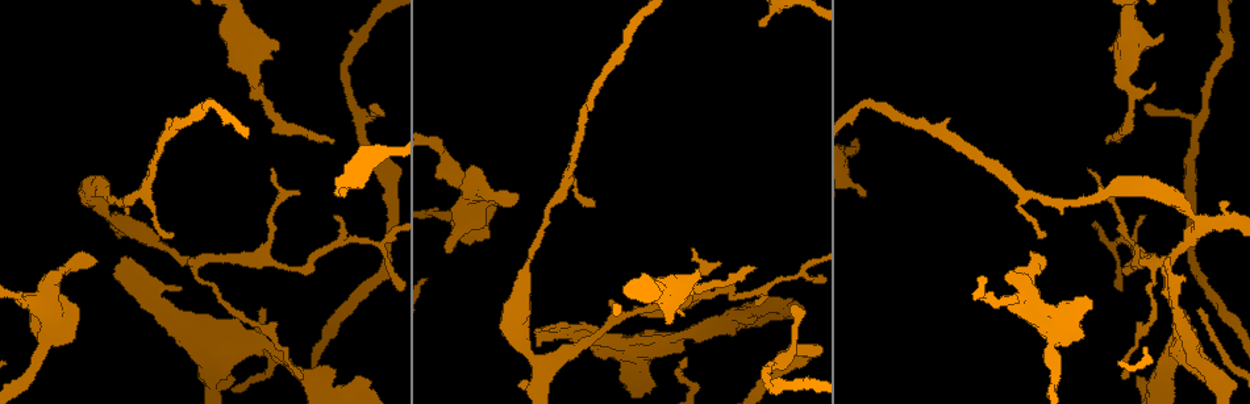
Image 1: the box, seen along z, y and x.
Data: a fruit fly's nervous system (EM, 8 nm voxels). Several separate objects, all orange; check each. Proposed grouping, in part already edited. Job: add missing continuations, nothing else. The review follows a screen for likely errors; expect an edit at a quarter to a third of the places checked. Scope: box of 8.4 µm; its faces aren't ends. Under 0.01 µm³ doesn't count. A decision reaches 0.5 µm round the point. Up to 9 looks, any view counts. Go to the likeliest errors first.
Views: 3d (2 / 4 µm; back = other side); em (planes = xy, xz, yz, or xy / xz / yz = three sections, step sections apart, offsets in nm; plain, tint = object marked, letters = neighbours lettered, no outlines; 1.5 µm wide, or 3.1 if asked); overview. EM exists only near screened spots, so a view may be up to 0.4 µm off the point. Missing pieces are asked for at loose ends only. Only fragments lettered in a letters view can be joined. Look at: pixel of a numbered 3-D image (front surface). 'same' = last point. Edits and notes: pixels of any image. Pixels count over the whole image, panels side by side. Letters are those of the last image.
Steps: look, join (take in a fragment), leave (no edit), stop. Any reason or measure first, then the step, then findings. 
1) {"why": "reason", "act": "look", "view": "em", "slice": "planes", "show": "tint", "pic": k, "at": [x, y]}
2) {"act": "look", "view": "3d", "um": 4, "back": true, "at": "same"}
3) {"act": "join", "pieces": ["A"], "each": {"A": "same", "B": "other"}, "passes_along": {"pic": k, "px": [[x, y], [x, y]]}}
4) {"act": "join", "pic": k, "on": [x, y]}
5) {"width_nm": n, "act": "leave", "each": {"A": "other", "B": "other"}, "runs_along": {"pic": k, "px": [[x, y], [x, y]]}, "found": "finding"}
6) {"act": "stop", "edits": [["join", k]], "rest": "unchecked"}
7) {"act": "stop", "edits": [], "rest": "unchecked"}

{"why": "branch stops here", "act": "look", "view": "em", "slice": "planes", "show": "plain", "pic": 1, "at": [1108, 47]}

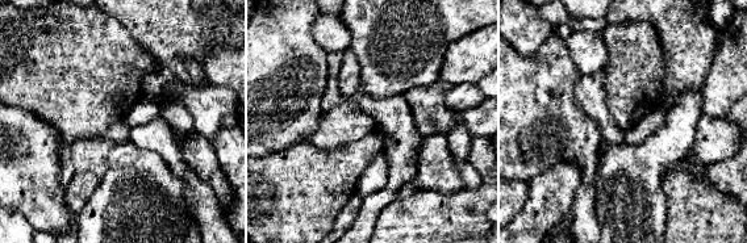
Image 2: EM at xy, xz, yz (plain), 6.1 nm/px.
{"act": "look", "view": "em", "slice": "planes", "show": "tint", "at": "same"}

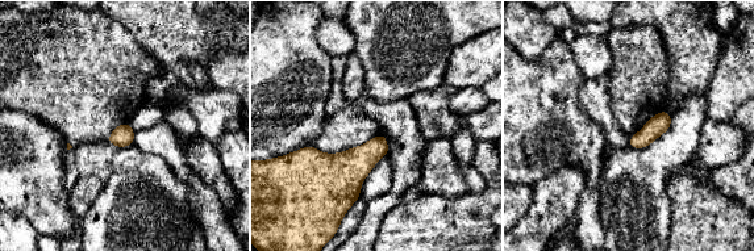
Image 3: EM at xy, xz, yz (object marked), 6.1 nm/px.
{"why": "see the neighbours", "act": "look", "view": "em", "slice": "planes", "show": "letters", "at": "same"}

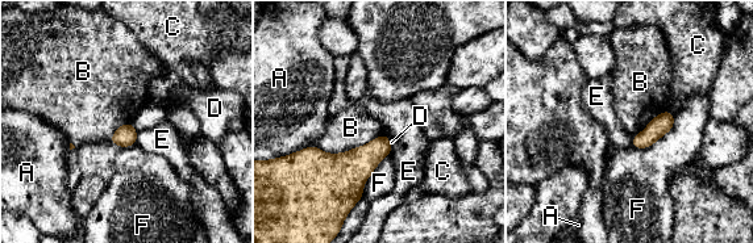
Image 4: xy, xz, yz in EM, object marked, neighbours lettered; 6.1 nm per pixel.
{"act": "leave", "each": {"A": "other", "B": "other", "C": "other", "D": "other", "E": "other", "F": "other"}, "border": {"pic": 4, "px": [[136, 132], [137, 142]]}, "found": "none of them fits"}

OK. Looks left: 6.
{"why": "thin end", "act": "look", "view": "em", "slice": "xy", "step": 4, "show": "tint", "pic": 1, "at": [374, 105]}

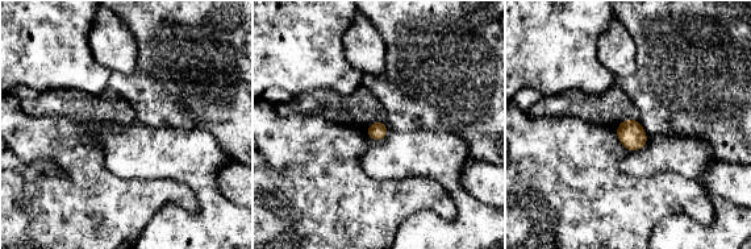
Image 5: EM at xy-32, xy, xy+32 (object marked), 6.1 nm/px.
{"act": "look", "view": "em", "slice": "planes", "show": "letters", "at": "same"}

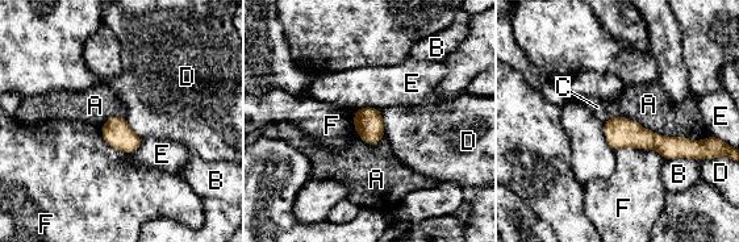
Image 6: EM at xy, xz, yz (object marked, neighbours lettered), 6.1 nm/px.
{"longest_contact_nm": ["A", 650], "act": "leave", "each": {"A": "other", "B": "other", "C": "other", "D": "other", "E": "other", "F": "other"}, "runs_along": {"pic": 6, "px": [[606, 125], [666, 146], [698, 145]]}, "found": "no lettered fragment goes on from it"}

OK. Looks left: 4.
{"why": "an open end", "act": "look", "view": "3d", "um": 2, "pic": 1, "at": [524, 388]}

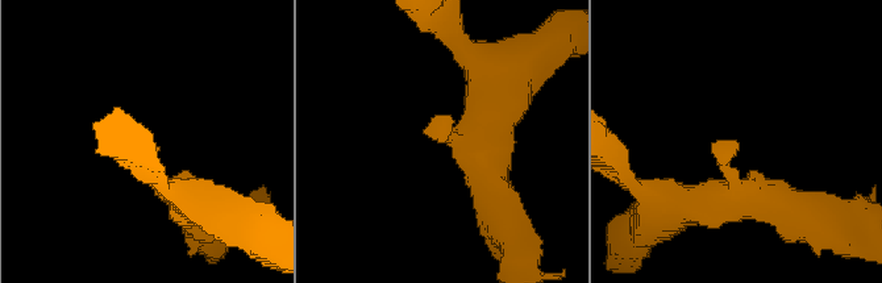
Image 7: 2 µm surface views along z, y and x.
{"act": "look", "view": "em", "slice": "planes", "show": "tint", "pic": 7, "at": [440, 139]}

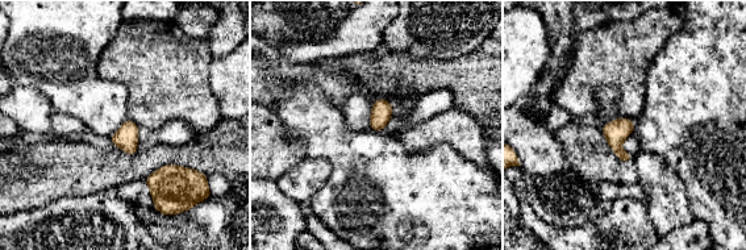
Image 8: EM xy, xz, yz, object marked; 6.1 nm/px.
{"why": "what lies round it", "act": "look", "view": "em", "slice": "planes", "show": "letters", "at": "same"}

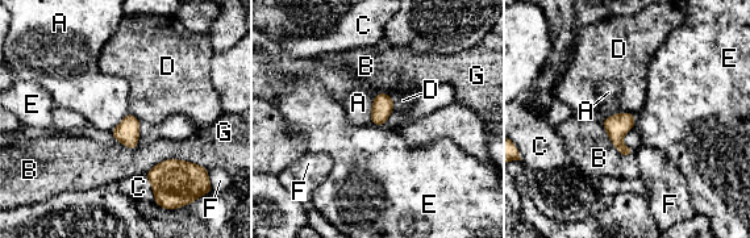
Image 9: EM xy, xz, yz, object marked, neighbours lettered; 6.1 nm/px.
{"width_nm": 130, "act": "leave", "each": {"A": "other", "B": "other", "C": "other", "D": "other", "E": "other", "F": "other", "G": "other"}, "border": {"pic": 9, "px": [[371, 121], [382, 126]]}, "found": "none of them fits"}

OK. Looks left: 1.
{"act": "stop", "edits": [], "rest": "unchecked"}

